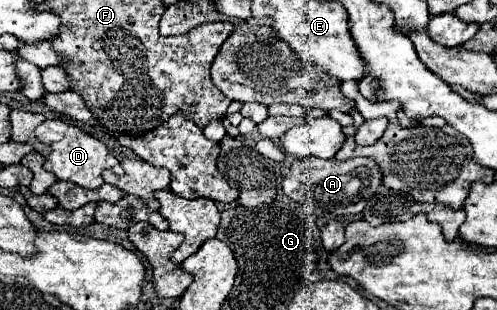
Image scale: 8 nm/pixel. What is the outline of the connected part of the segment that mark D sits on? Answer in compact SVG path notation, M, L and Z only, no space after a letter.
M46 119L36 129L36 137L42 143L48 143L52 147L52 153L44 163L44 169L52 171L58 179L72 181L72 183L76 183L80 187L86 187L86 189L98 189L98 187L104 185L104 179L102 179L104 169L108 169L108 171L112 171L116 175L122 175L122 167L120 167L118 159L110 153L110 149L100 139L80 131L74 125L68 125L64 121L60 121L60 119Z

